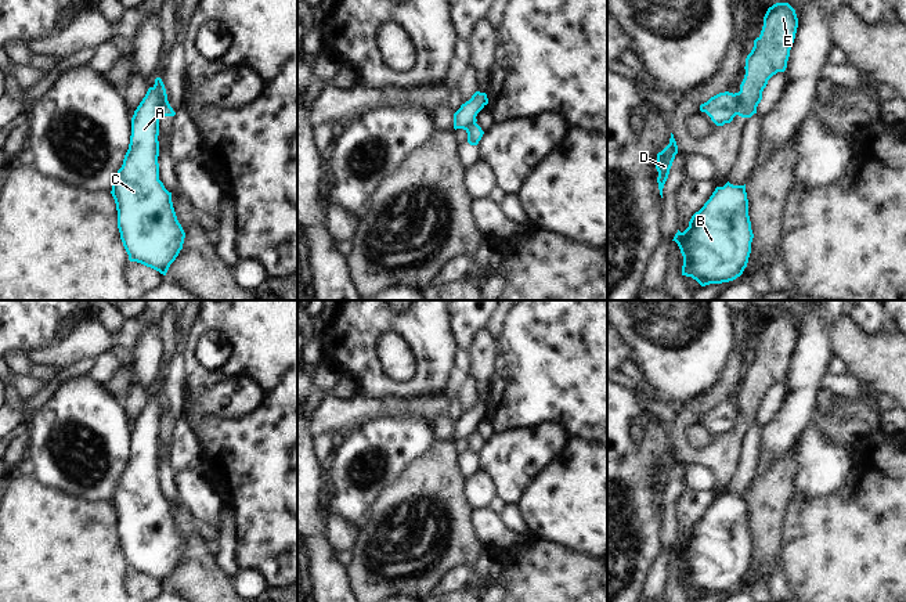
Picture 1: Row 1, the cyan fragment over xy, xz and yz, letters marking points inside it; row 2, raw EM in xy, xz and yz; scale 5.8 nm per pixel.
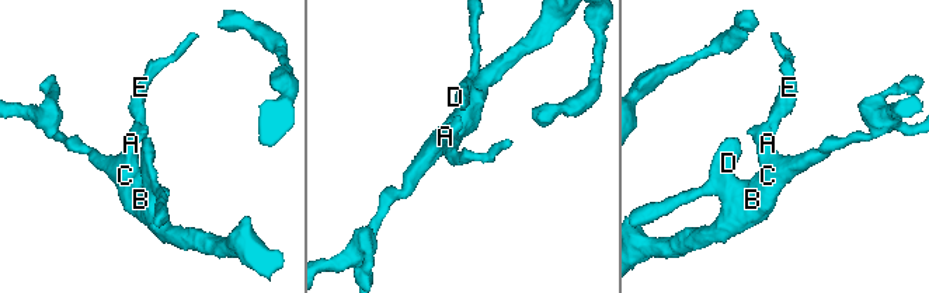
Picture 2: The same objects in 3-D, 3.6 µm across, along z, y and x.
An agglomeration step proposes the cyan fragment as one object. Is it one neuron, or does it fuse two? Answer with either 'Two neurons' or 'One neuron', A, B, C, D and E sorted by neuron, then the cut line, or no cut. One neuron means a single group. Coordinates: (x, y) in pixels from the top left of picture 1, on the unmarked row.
Two neurons. Groups: A B C D / E. Split along xy (154, 396), (162, 407), (161, 425)

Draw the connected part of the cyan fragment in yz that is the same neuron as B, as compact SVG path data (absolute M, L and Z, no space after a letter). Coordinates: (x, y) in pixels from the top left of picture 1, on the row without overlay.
M729 491L717 497L704 516L696 522L689 537L674 549L683 566L682 585L692 587L701 596L729 592L740 587L747 577L754 544L748 526L748 509L744 495Z

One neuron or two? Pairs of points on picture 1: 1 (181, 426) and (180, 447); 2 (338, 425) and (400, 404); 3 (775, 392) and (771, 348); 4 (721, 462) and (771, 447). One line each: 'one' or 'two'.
1: one
2: one
3: two
4: two

